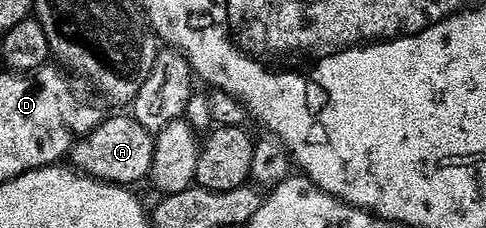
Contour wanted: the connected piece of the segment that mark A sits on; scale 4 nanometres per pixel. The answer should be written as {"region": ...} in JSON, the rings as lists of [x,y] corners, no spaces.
{"region":[[[134,115],[111,116],[108,120],[107,117],[100,119],[98,126],[92,132],[85,134],[75,142],[69,153],[69,160],[85,176],[92,176],[98,180],[108,180],[111,184],[135,186],[138,180],[146,181],[151,175],[154,145],[154,135],[145,126],[141,126],[141,122],[137,122]]]}

